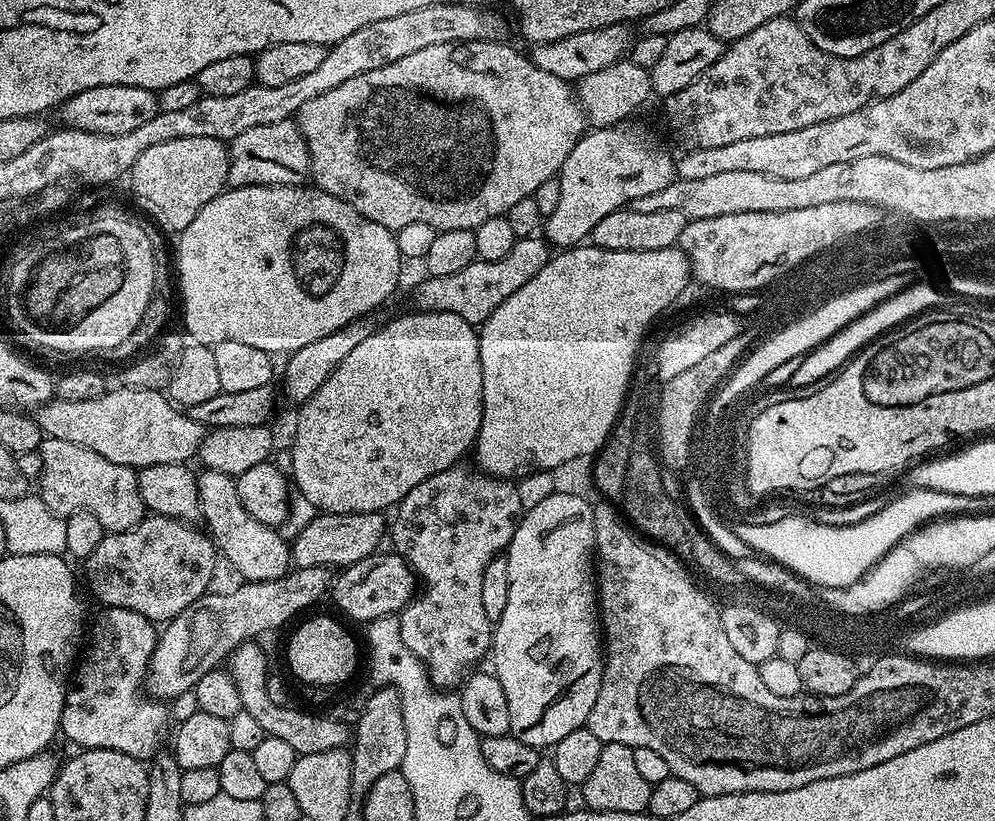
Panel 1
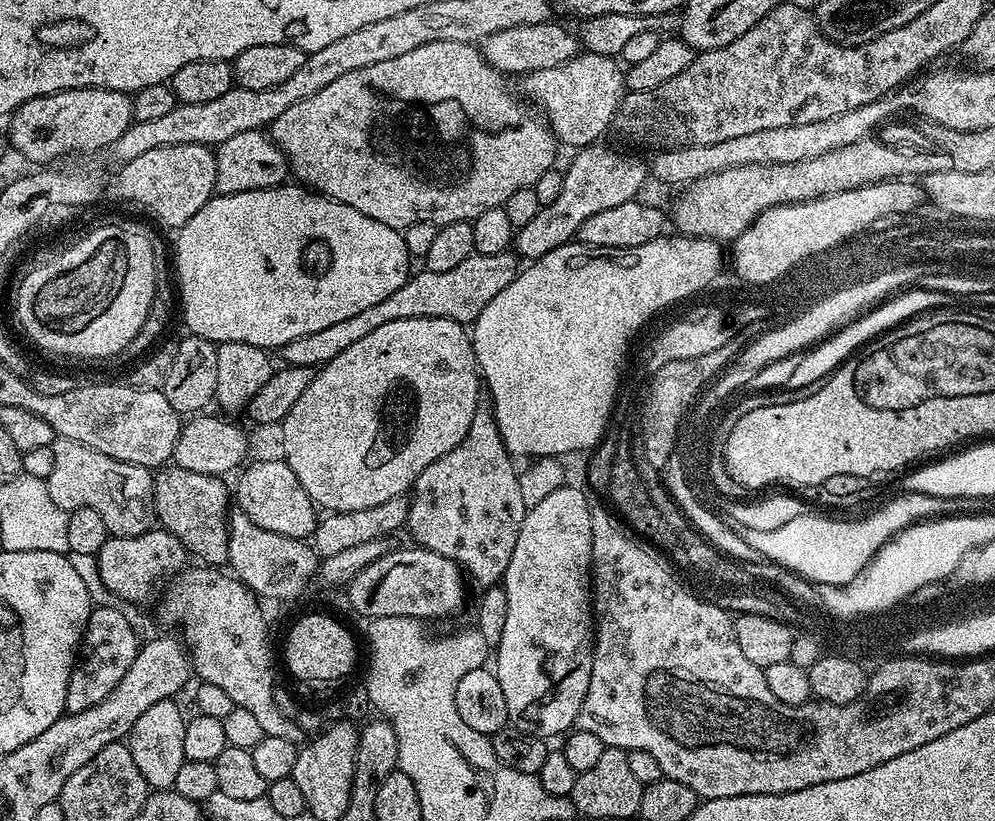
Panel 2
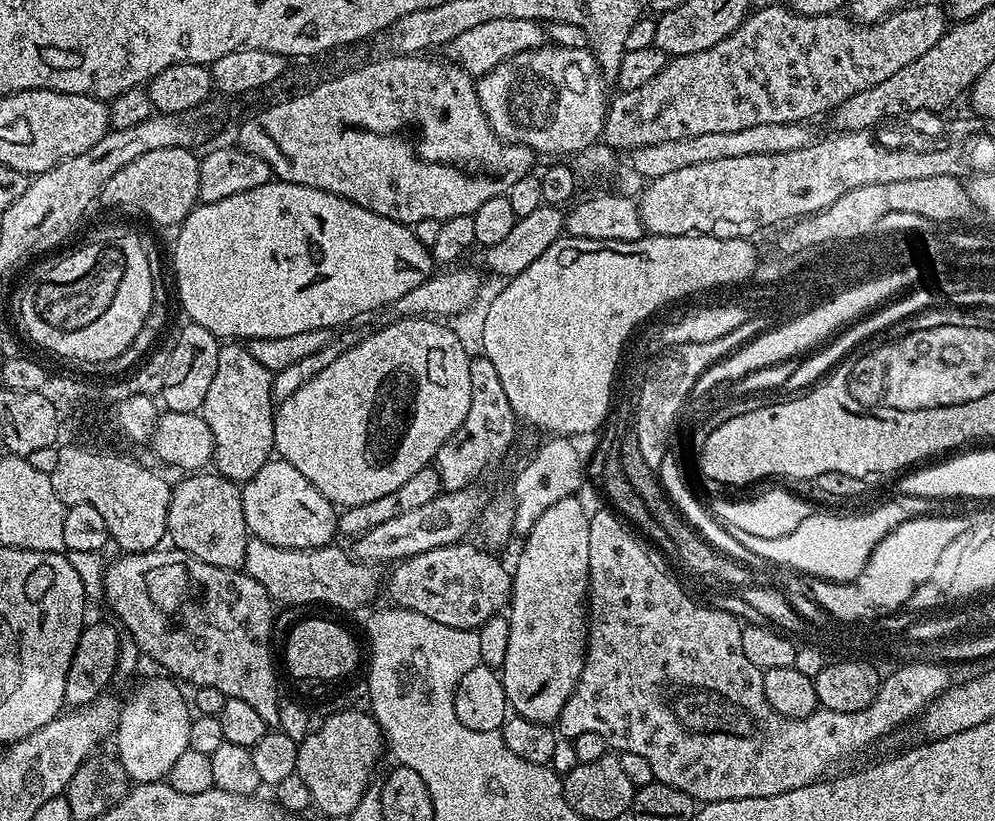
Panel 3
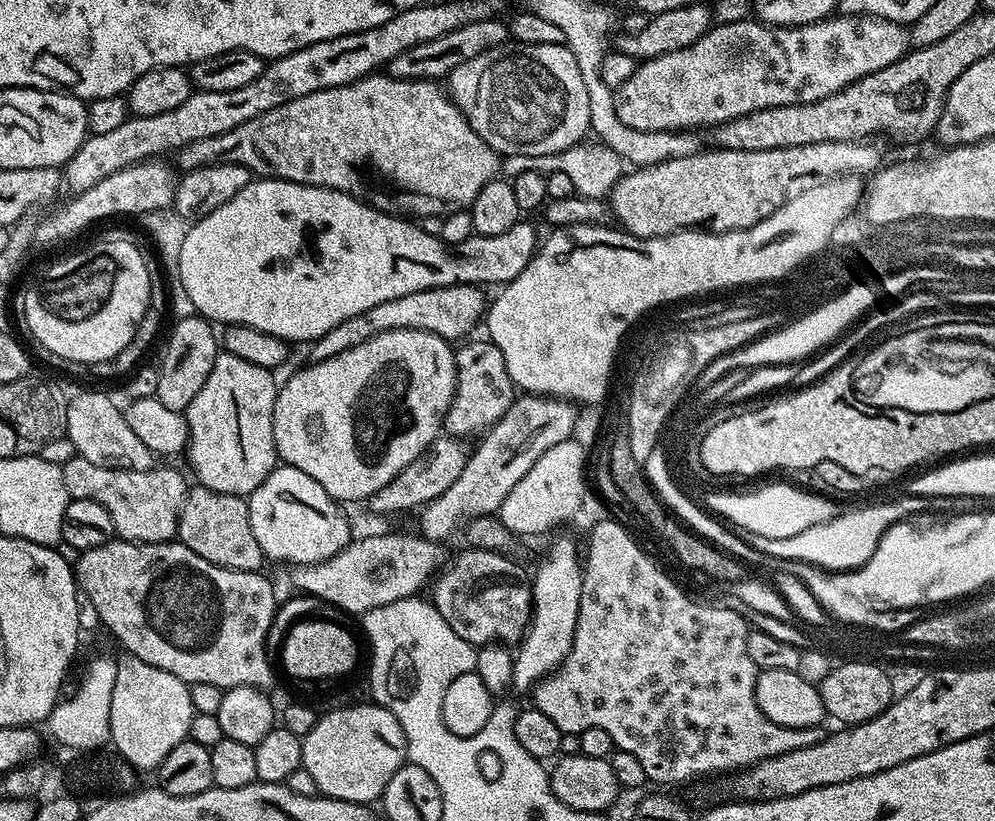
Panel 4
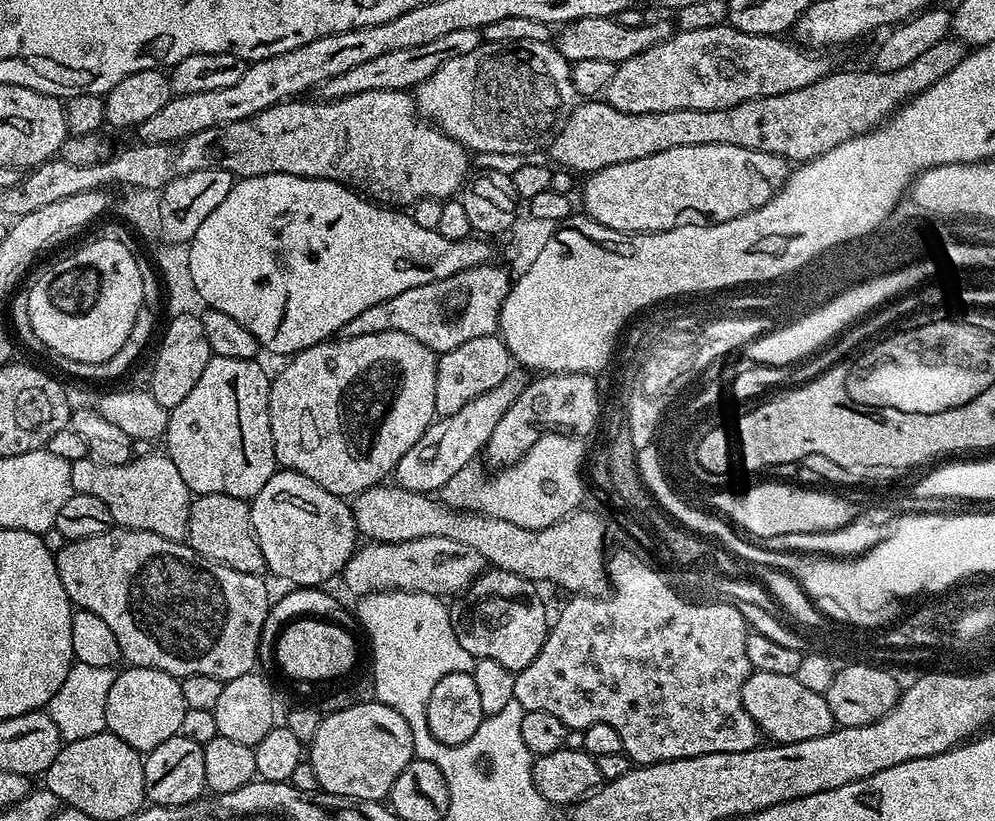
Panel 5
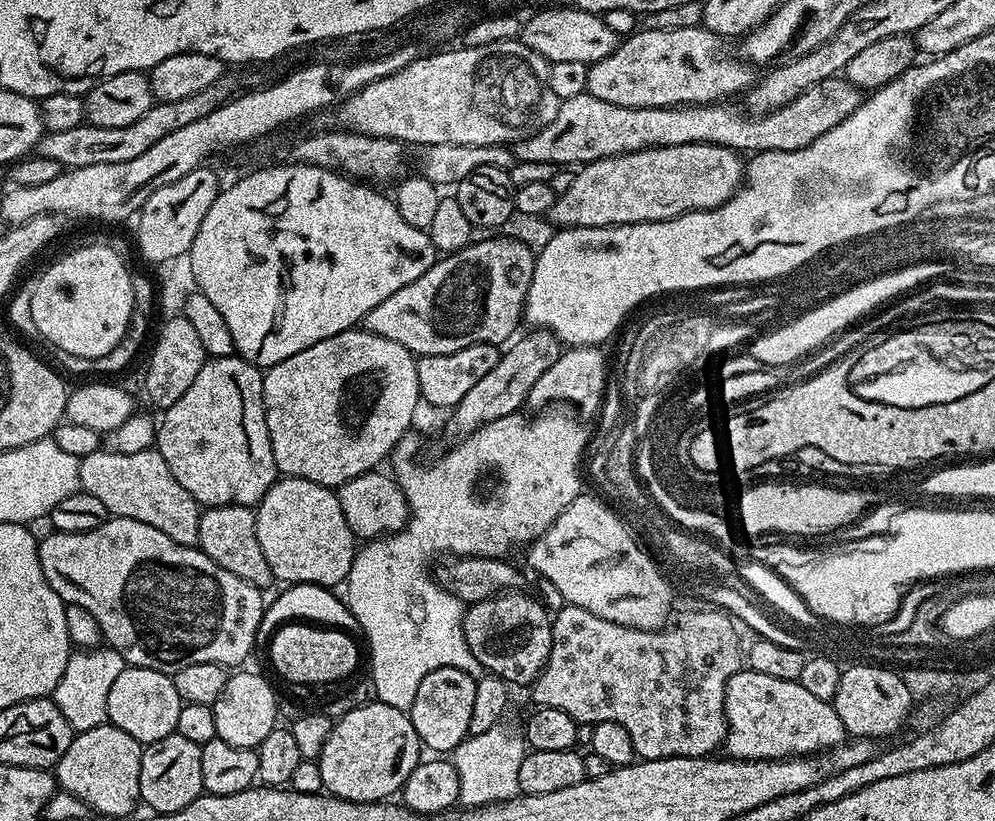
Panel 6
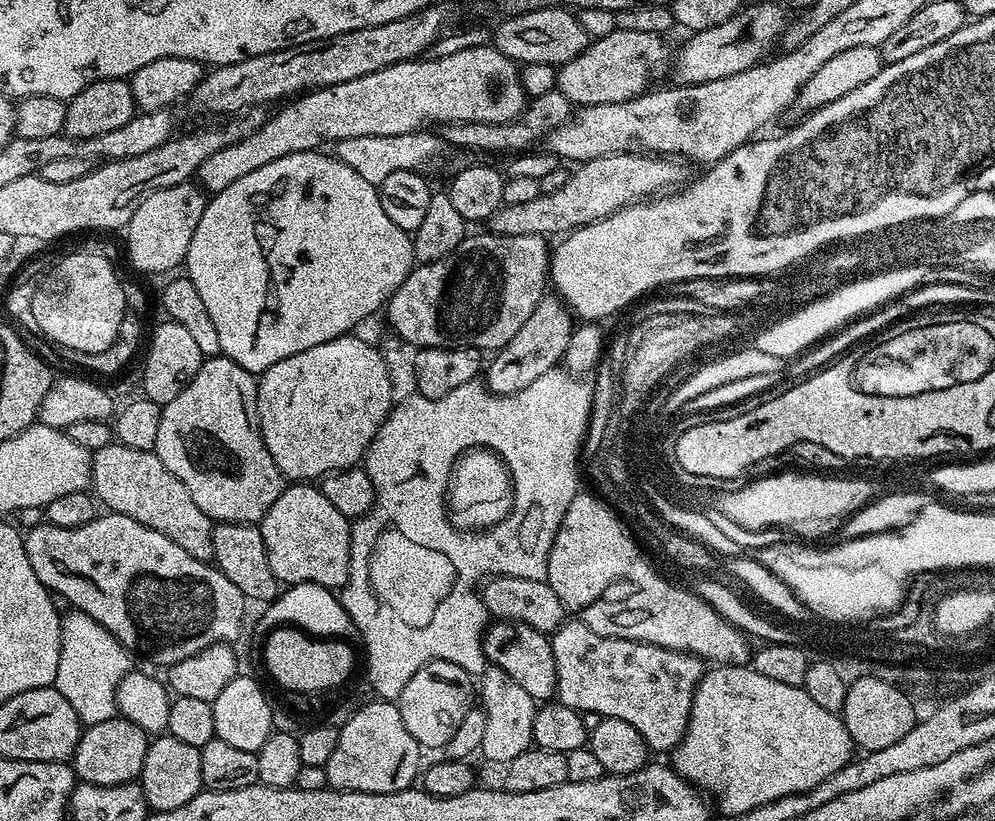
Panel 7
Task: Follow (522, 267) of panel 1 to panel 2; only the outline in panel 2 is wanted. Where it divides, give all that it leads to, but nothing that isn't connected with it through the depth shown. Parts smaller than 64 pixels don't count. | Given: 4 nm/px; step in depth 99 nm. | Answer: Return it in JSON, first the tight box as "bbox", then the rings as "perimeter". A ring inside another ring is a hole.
{"bbox":[278,250,518,369],"perimeter":[[[509,250],[502,254],[473,254],[470,258],[466,258],[466,262],[461,262],[460,265],[453,266],[450,270],[441,272],[420,270],[417,276],[415,273],[405,284],[398,286],[394,294],[382,298],[382,302],[368,307],[367,310],[362,310],[362,314],[354,314],[354,318],[346,318],[346,322],[334,322],[334,326],[326,326],[326,330],[318,330],[314,334],[306,334],[290,342],[285,348],[279,349],[278,356],[284,359],[281,361],[285,365],[297,364],[303,368],[315,369],[317,366],[329,364],[334,358],[338,358],[338,354],[342,354],[342,350],[354,346],[354,342],[366,338],[366,334],[378,330],[378,326],[386,326],[386,322],[398,322],[402,318],[446,318],[465,326],[471,325],[472,321],[478,318],[478,314],[482,314],[486,306],[490,306],[491,300],[497,294],[502,294],[502,290],[506,290],[510,282],[514,282],[518,271],[516,260],[518,261],[517,253]]]}

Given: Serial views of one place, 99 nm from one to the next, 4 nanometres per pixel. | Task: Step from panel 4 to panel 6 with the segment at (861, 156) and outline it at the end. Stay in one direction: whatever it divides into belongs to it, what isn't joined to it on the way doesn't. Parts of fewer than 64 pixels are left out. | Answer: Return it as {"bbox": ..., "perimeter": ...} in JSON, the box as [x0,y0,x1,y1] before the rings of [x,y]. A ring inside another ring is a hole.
{"bbox":[546,144,745,228],"perimeter":[[[687,144],[624,152],[620,156],[607,156],[583,165],[573,175],[570,187],[557,195],[554,206],[546,216],[560,228],[613,228],[616,224],[672,220],[687,212],[700,212],[704,208],[717,208],[719,204],[726,203],[741,187],[745,176],[745,161],[733,149],[717,144]]]}

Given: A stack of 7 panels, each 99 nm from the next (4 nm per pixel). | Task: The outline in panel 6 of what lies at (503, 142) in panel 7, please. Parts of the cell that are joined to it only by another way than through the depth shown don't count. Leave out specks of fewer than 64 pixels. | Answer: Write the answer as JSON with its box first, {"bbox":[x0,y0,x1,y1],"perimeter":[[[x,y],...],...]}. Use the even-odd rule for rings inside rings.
{"bbox":[510,78,861,166],"perimeter":[[[843,78],[818,82],[781,108],[763,114],[753,114],[743,107],[734,108],[728,102],[670,108],[627,108],[614,106],[614,102],[602,102],[602,98],[594,98],[594,94],[585,90],[561,100],[554,120],[533,136],[511,145],[510,151],[516,160],[522,162],[557,166],[583,166],[607,156],[620,156],[624,152],[687,144],[717,144],[740,154],[793,152],[805,148],[814,142],[814,138],[850,118],[861,99],[861,89]]]}

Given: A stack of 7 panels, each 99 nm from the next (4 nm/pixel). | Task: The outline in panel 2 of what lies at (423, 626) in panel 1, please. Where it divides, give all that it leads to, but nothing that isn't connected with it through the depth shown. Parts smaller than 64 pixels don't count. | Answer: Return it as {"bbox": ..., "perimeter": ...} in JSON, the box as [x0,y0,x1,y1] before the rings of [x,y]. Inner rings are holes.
{"bbox":[406,406,529,590],"perimeter":[[[481,406],[474,414],[474,422],[470,422],[470,430],[466,430],[466,438],[462,438],[450,454],[442,454],[442,458],[430,462],[430,466],[418,474],[410,492],[406,532],[416,539],[413,541],[419,547],[429,548],[460,565],[467,579],[471,583],[473,580],[480,590],[503,581],[506,566],[510,566],[510,554],[514,554],[514,545],[518,543],[518,530],[522,530],[524,515],[529,509],[526,502],[522,502],[520,472],[512,464],[515,464],[513,457],[500,440],[496,415],[491,407]]]}

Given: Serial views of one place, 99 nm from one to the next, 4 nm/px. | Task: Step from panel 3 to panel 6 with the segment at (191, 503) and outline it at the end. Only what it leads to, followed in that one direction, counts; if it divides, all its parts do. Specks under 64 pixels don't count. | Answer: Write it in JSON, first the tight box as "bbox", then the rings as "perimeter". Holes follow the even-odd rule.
{"bbox":[198,504,274,590],"perimeter":[[[237,504],[204,508],[198,522],[198,547],[218,562],[222,570],[230,570],[230,574],[242,578],[242,582],[250,582],[250,586],[268,590],[274,584],[270,562],[266,562],[266,554],[262,554],[262,546],[258,546],[256,513],[252,508]]]}

